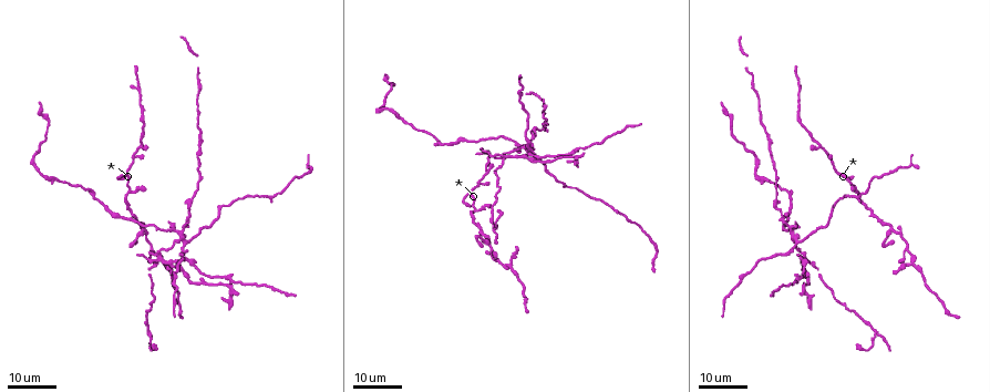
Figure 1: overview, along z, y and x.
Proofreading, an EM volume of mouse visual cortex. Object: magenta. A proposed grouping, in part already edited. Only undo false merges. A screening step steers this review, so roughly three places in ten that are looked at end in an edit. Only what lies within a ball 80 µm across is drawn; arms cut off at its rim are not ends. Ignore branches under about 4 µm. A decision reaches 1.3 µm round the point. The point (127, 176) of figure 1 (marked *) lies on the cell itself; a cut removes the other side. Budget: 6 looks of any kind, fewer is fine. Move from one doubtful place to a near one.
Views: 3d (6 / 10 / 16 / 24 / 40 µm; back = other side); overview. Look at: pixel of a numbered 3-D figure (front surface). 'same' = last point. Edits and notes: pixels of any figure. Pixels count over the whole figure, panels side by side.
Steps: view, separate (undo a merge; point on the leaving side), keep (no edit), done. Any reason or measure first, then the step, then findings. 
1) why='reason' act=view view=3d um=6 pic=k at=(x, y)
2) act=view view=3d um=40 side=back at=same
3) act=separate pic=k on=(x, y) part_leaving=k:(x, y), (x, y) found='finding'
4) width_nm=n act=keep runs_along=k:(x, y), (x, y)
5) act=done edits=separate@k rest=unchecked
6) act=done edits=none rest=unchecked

act=view view=3d um=16 pic=1 at=(854, 314)

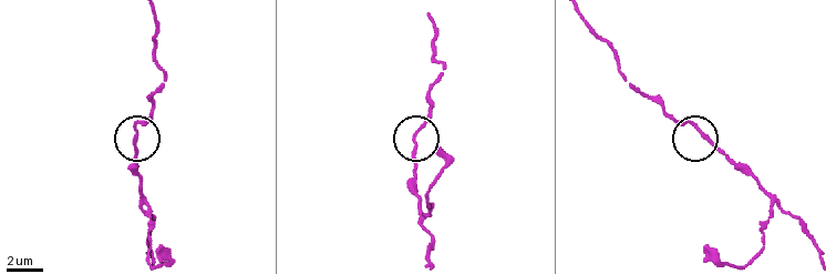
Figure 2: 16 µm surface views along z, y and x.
why='zoom in' act=view view=3d um=6 pic=2 at=(416, 142)

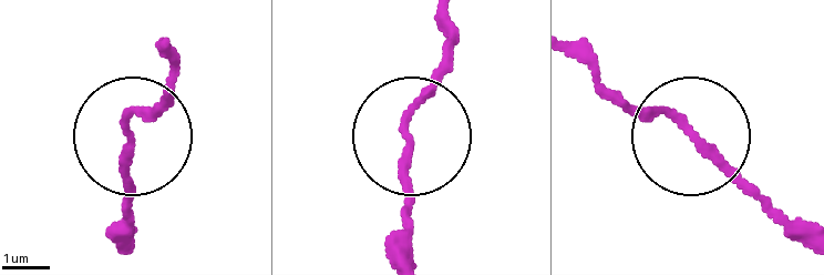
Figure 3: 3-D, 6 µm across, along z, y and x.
act=keep found='one cell here'

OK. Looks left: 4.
act=view view=3d um=16 pic=1 at=(891, 229)

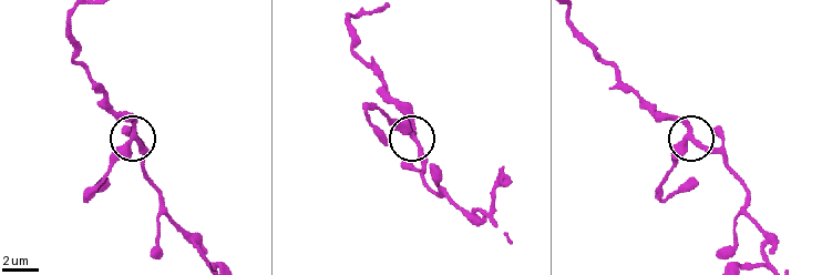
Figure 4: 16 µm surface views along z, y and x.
act=view view=3d um=6 pic=4 at=(134, 140)

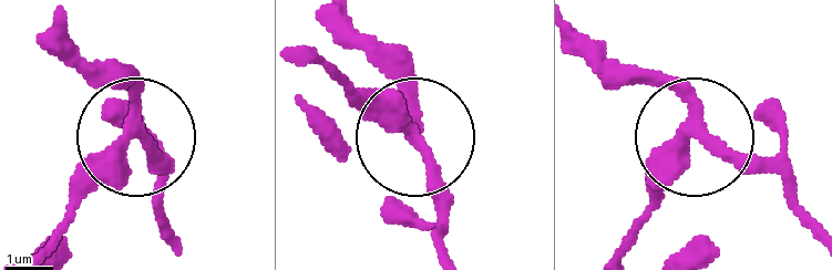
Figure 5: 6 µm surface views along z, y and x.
act=keep runs_along=5:(578, 32), (674, 92), (689, 127), (618, 242) found='continuous, no second cell'

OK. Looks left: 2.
why='arms part here' act=view view=3d um=16 pic=1 at=(913, 262)

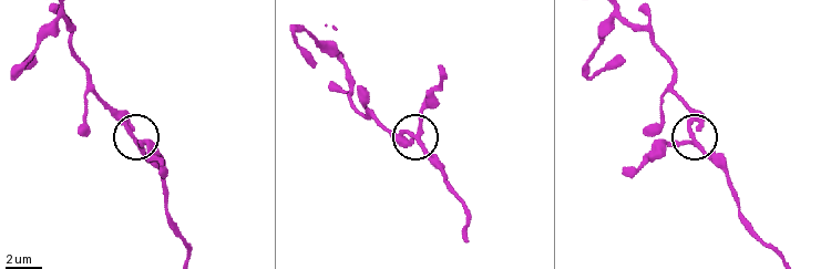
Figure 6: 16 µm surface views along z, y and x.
why='closer look' act=view view=3d um=6 pic=6 at=(691, 141)

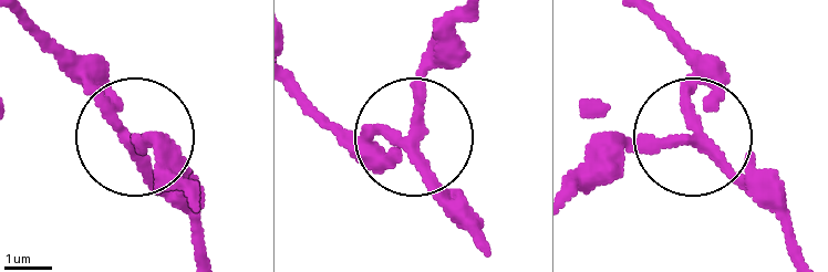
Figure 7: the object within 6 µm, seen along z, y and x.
side_arm_um=17 act=keep runs_along=7:(300, 97), (337, 125), (395, 133), (475, 220) found='continuous, no second cell'

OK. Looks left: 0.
act=done edits=none rest=unchecked

